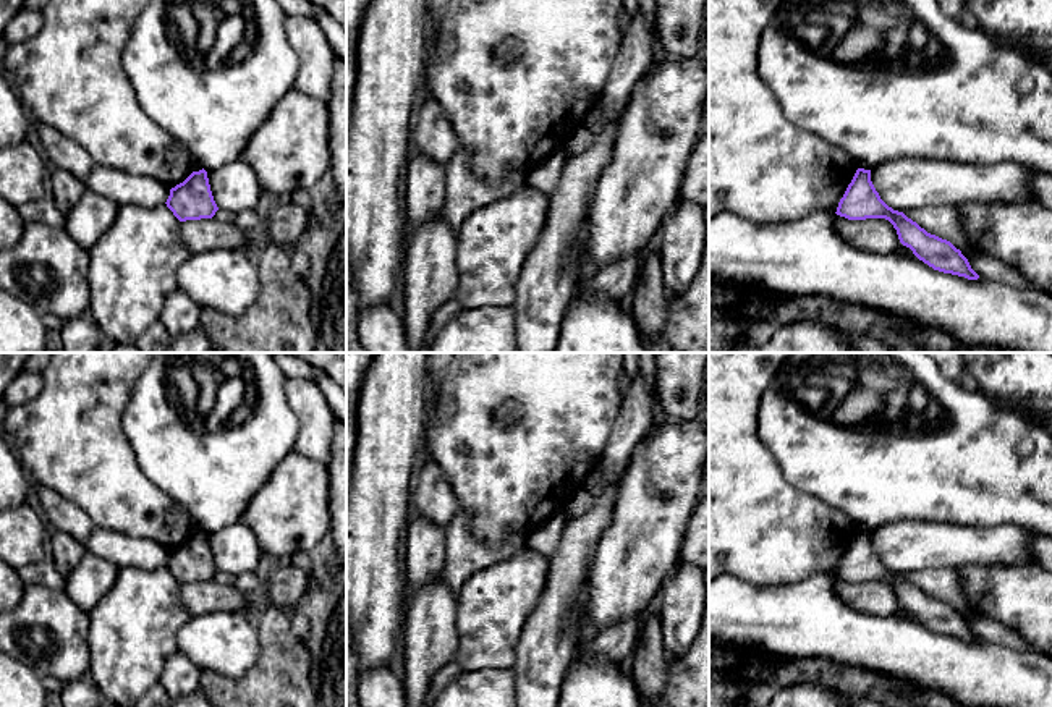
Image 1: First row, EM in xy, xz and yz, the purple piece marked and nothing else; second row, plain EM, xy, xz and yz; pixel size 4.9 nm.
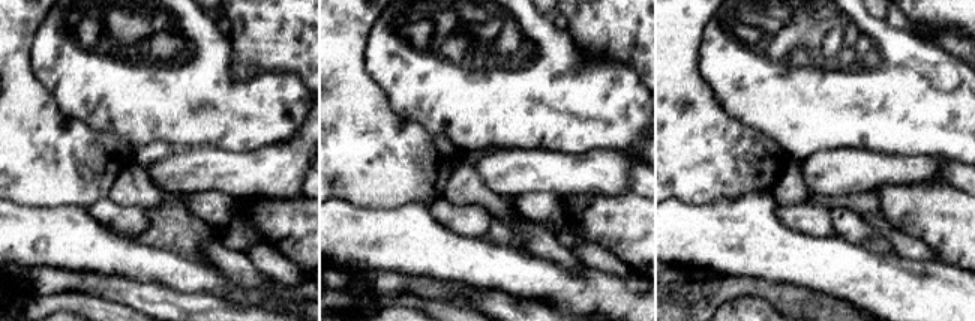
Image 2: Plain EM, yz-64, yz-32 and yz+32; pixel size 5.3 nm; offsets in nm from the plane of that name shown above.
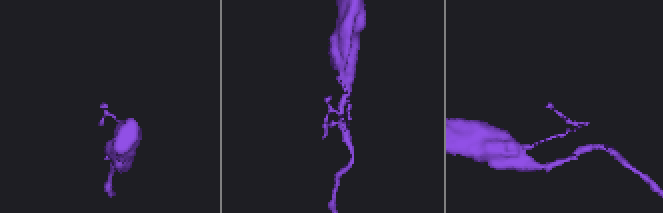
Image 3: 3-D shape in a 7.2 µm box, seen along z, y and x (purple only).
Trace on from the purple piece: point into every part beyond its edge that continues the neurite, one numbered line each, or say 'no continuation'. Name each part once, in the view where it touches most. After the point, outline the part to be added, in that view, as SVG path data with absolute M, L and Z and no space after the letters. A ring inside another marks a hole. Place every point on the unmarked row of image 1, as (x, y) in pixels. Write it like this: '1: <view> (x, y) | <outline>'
no continuation

